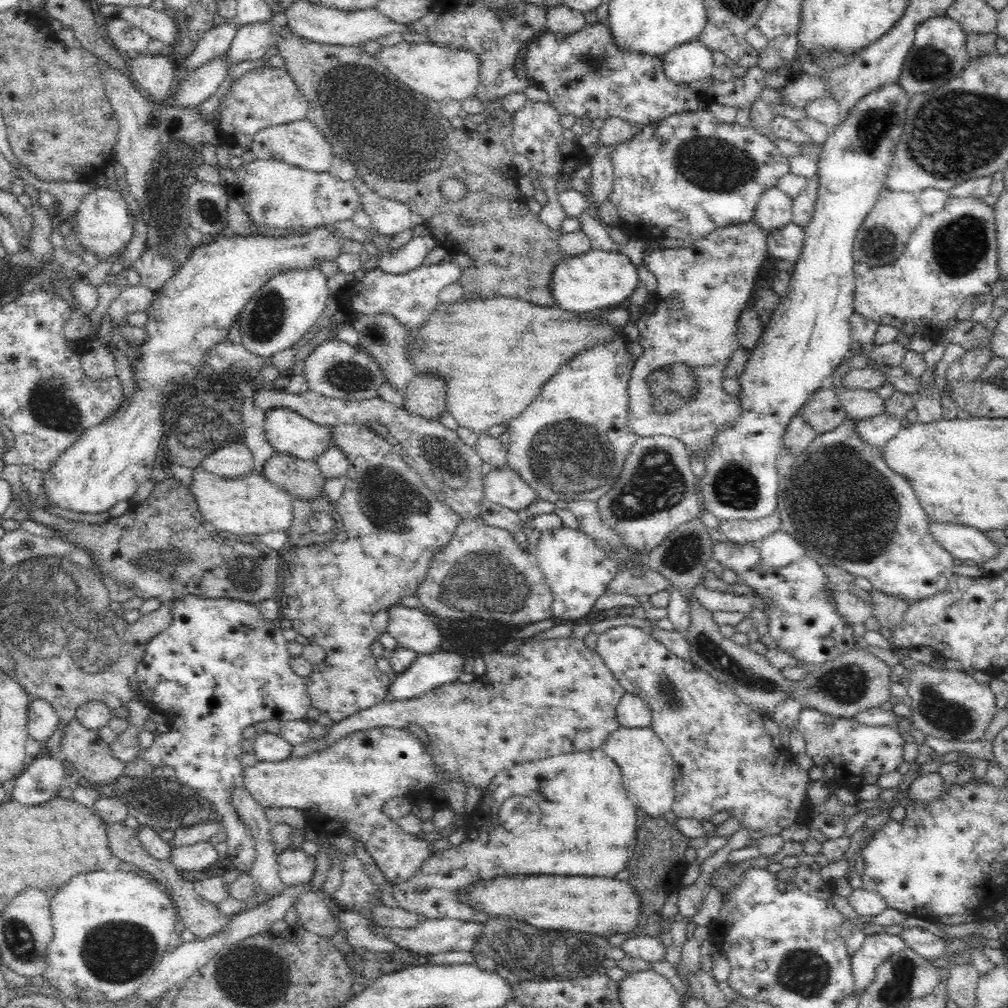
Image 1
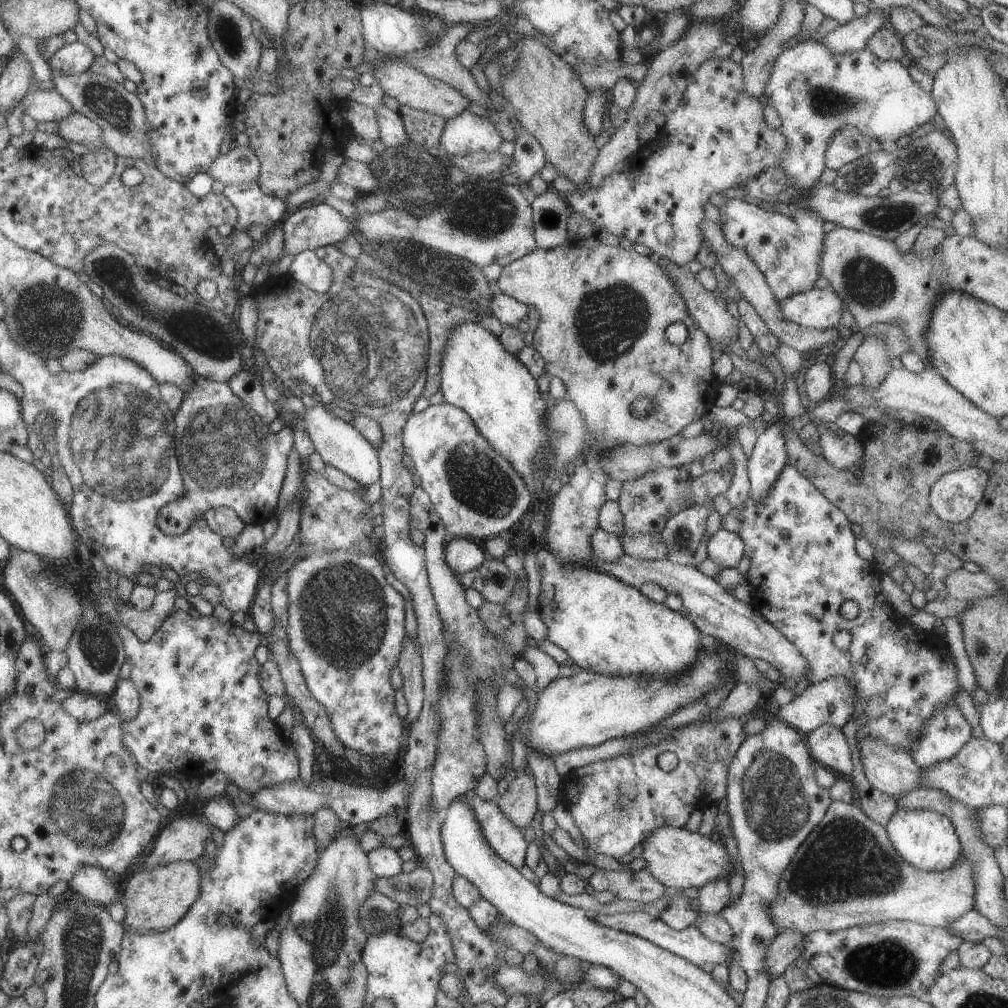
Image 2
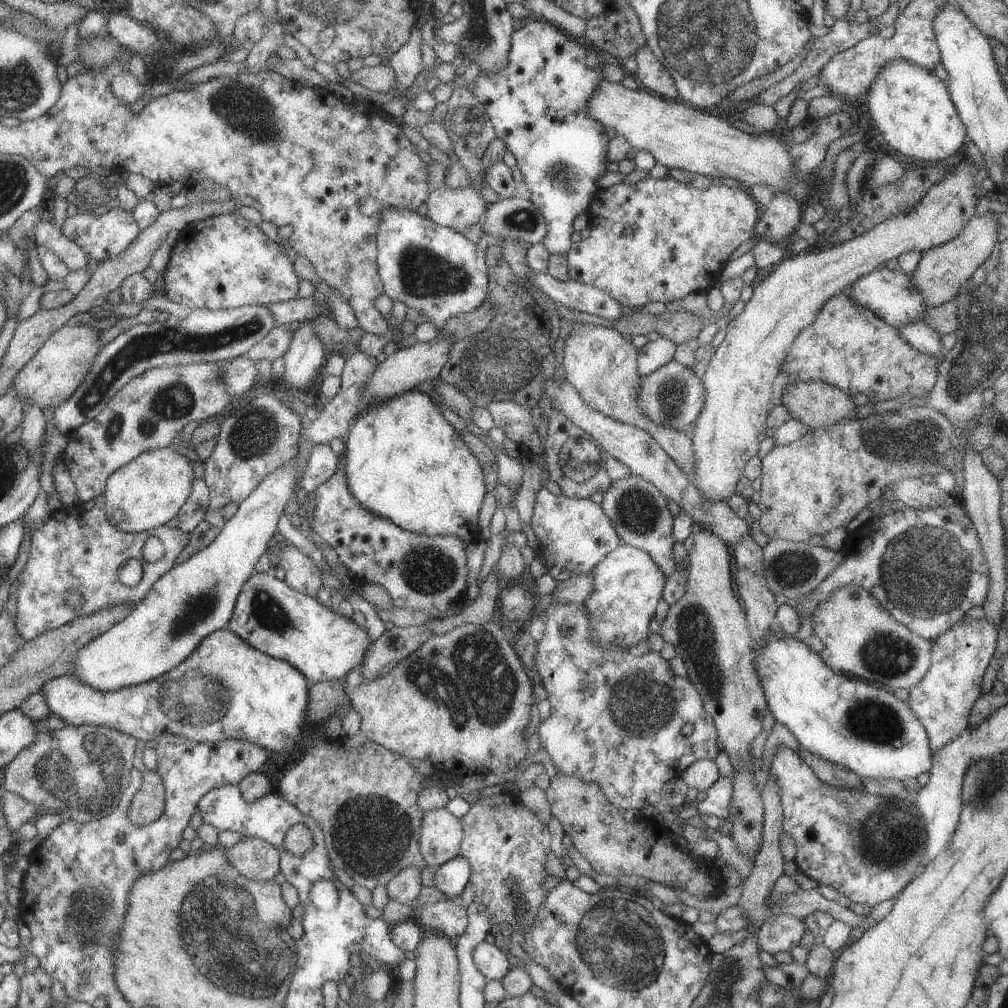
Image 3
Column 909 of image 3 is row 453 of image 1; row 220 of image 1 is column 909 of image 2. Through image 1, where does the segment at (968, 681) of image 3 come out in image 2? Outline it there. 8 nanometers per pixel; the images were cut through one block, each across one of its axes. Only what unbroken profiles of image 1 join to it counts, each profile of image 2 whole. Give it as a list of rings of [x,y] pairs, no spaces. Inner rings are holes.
[[[947,703],[940,709],[935,709],[931,717],[922,722],[922,733],[918,734],[914,745],[906,751],[912,761],[921,769],[931,767],[935,763],[949,760],[971,738],[969,723],[961,714],[955,703]]]

